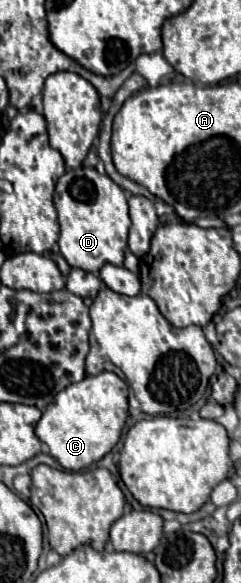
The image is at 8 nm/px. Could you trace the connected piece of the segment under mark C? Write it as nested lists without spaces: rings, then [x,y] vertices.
[[[102,371],[100,375],[86,375],[80,383],[68,385],[54,397],[36,425],[36,435],[48,445],[50,455],[56,457],[64,469],[86,469],[118,443],[128,419],[126,397],[128,385],[116,373]]]

